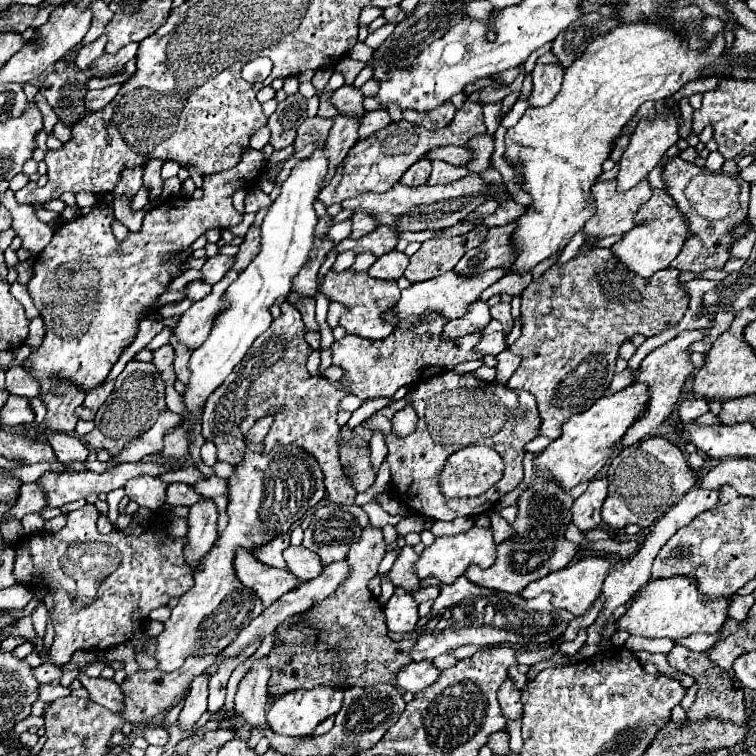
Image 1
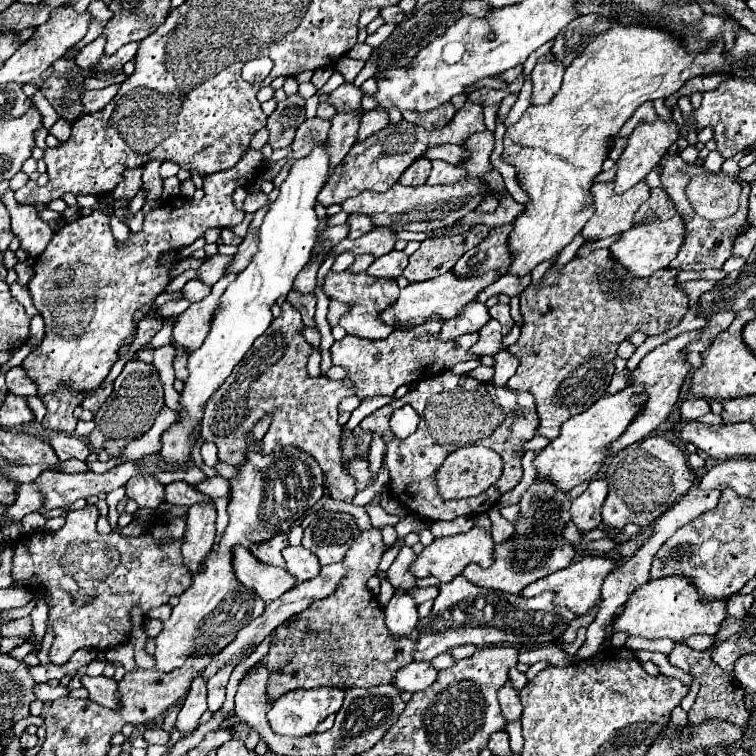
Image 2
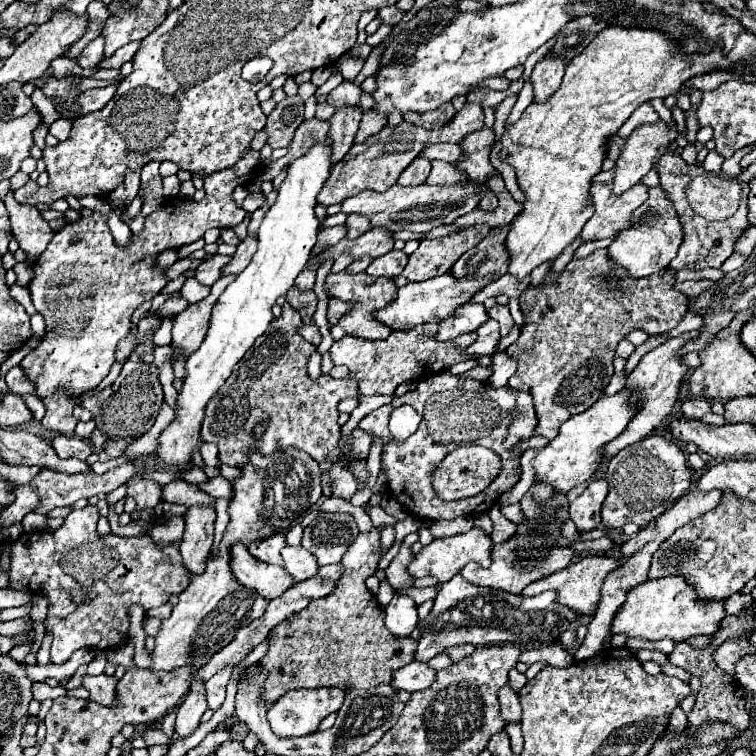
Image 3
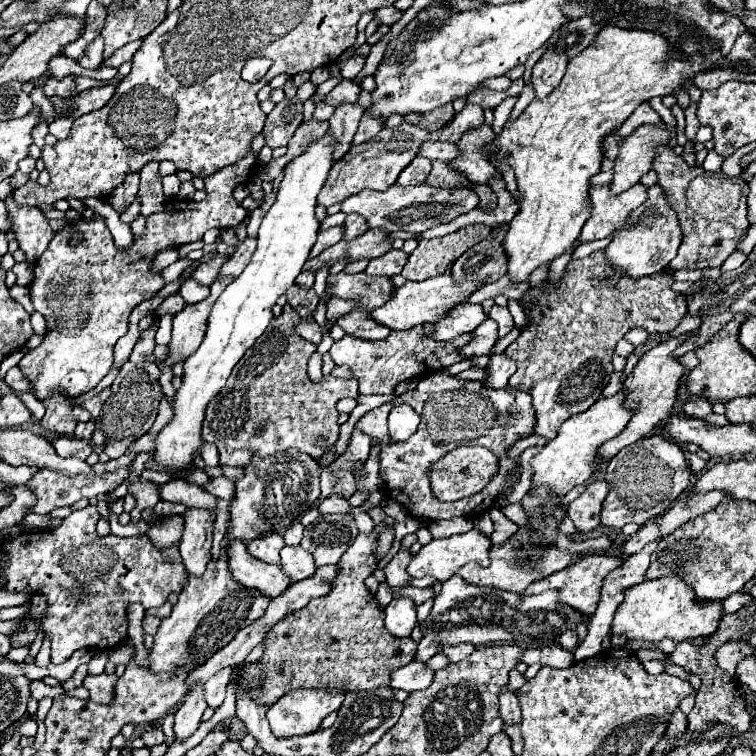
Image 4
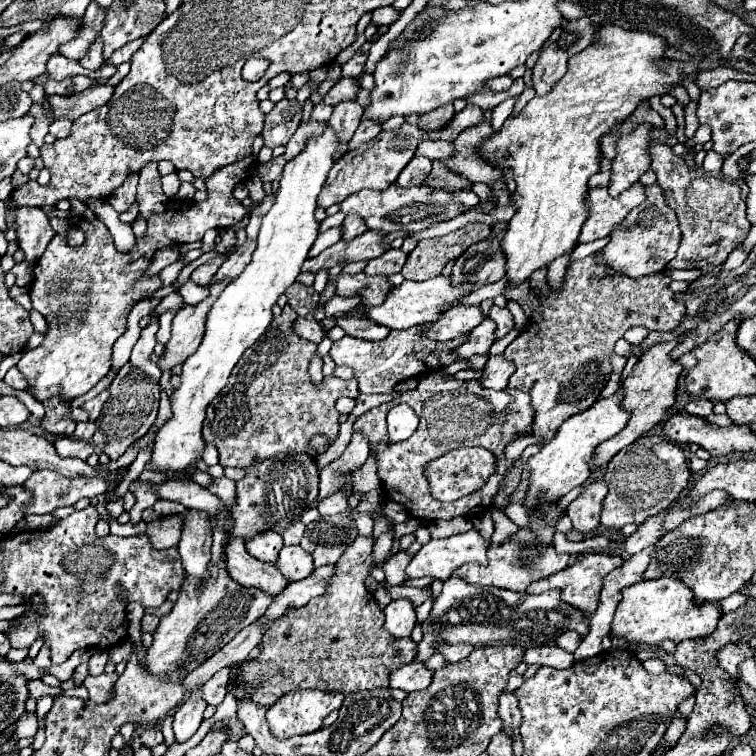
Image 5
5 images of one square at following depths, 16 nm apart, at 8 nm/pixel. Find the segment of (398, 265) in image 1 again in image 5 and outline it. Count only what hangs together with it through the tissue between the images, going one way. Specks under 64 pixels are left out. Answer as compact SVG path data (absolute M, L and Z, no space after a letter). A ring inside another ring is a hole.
M386 250L384 256L378 256L378 258L372 258L368 260L366 268L362 270L364 274L382 274L382 276L388 276L388 274L396 274L402 270L406 262L406 254L402 250Z

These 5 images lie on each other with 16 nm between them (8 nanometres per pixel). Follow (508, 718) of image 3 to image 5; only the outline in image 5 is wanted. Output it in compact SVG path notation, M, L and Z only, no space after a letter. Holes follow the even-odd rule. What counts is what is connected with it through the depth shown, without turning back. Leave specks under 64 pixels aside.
M502 692L500 696L500 706L498 706L498 716L504 722L504 732L508 734L508 730L514 730L522 724L522 714L520 708L516 704L516 696Z

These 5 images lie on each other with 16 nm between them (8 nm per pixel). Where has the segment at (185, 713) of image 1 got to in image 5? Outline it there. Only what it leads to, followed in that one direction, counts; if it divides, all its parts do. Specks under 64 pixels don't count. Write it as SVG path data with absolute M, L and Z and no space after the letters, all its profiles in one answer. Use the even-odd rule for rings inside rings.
M198 688L198 692L194 692L192 696L188 696L182 702L182 706L174 712L172 730L174 730L176 742L186 742L198 730L198 726L202 722L204 708L206 708L206 702L200 696L200 688Z

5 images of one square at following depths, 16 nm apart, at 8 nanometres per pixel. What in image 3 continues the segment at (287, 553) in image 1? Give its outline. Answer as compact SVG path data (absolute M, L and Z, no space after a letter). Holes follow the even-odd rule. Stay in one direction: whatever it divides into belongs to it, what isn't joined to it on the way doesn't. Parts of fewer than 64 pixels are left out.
M286 546L282 550L282 560L284 560L284 572L292 576L296 582L312 578L318 570L316 558L302 546Z

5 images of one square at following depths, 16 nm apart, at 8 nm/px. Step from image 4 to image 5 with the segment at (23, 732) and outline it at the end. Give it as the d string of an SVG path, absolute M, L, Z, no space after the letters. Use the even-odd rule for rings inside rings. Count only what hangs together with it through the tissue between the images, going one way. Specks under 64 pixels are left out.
M26 711L16 722L16 729L8 741L14 738L31 738L34 737L38 730L38 718L36 712Z

